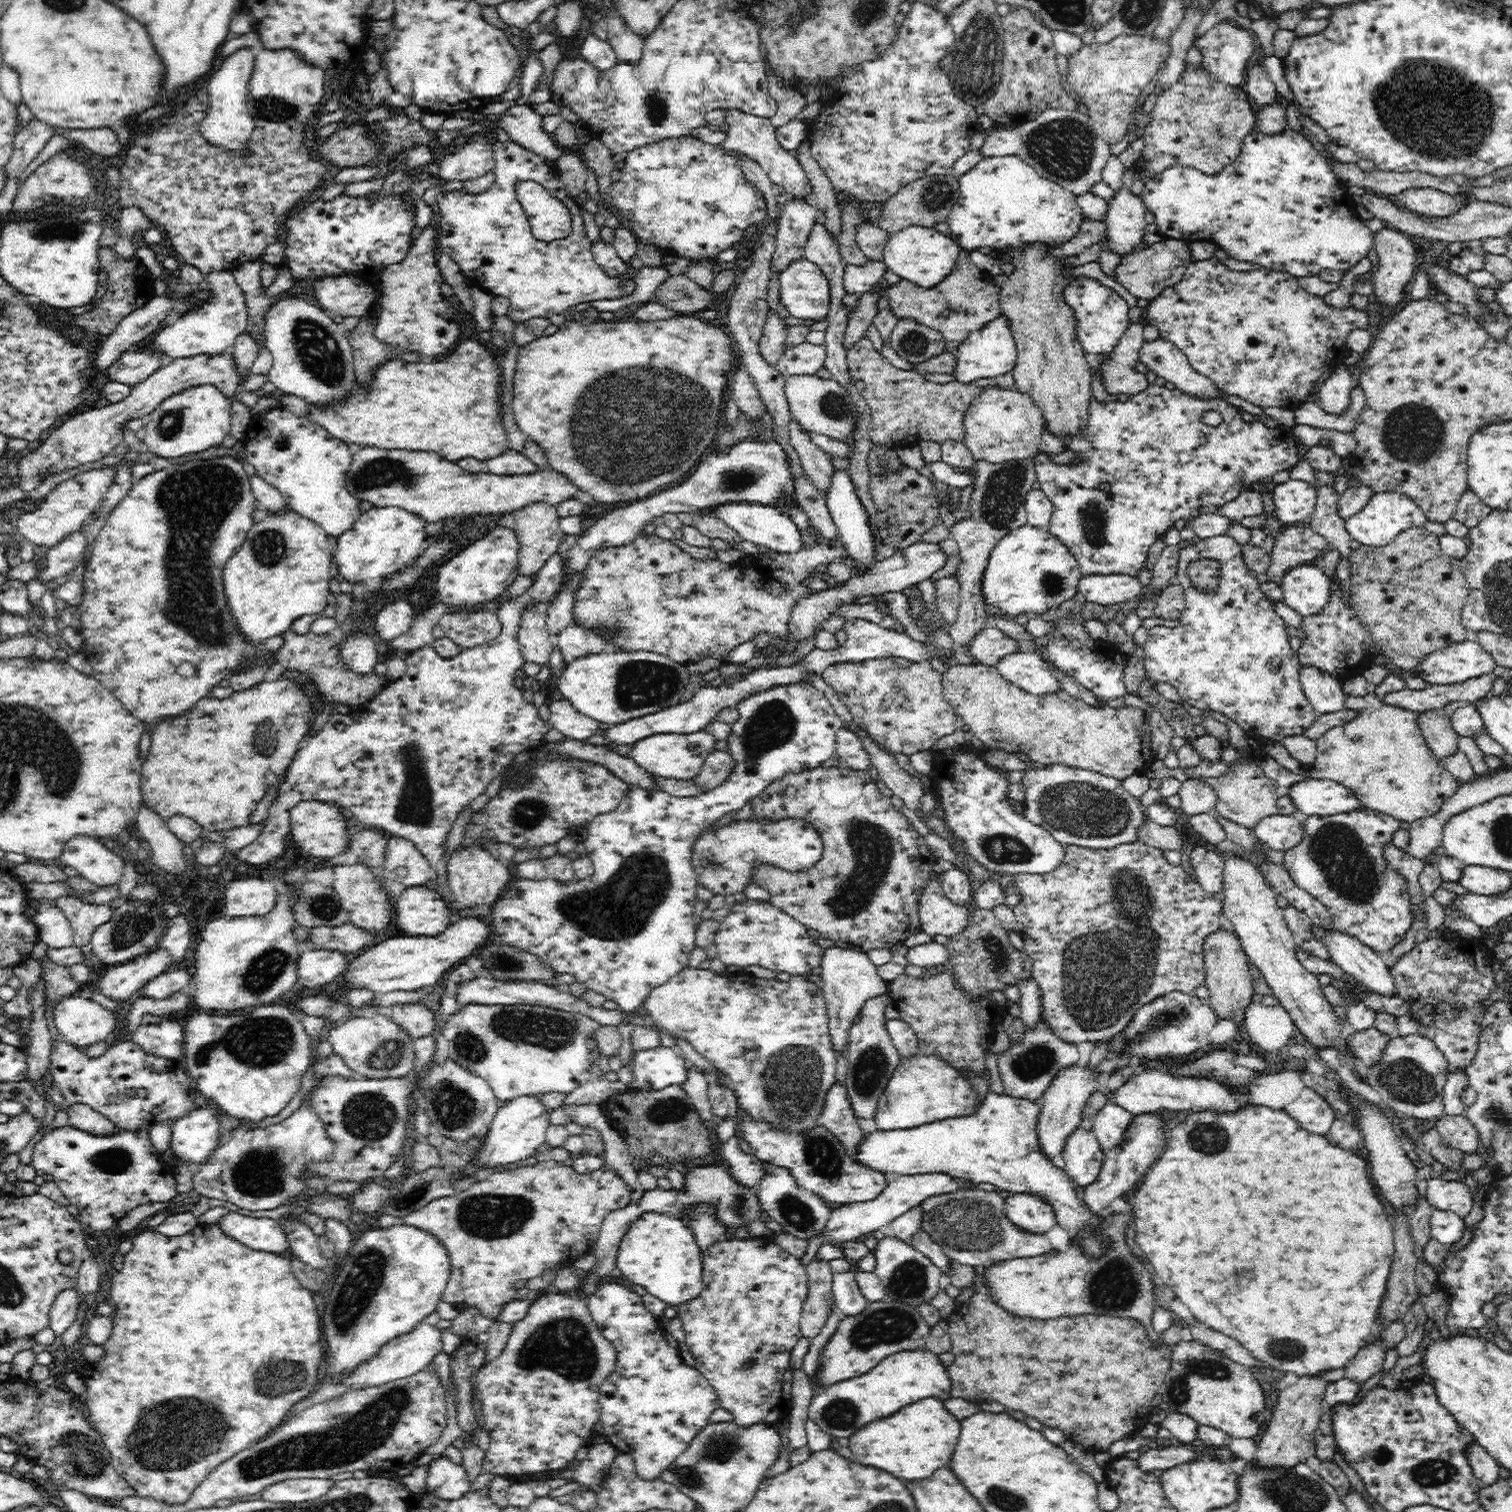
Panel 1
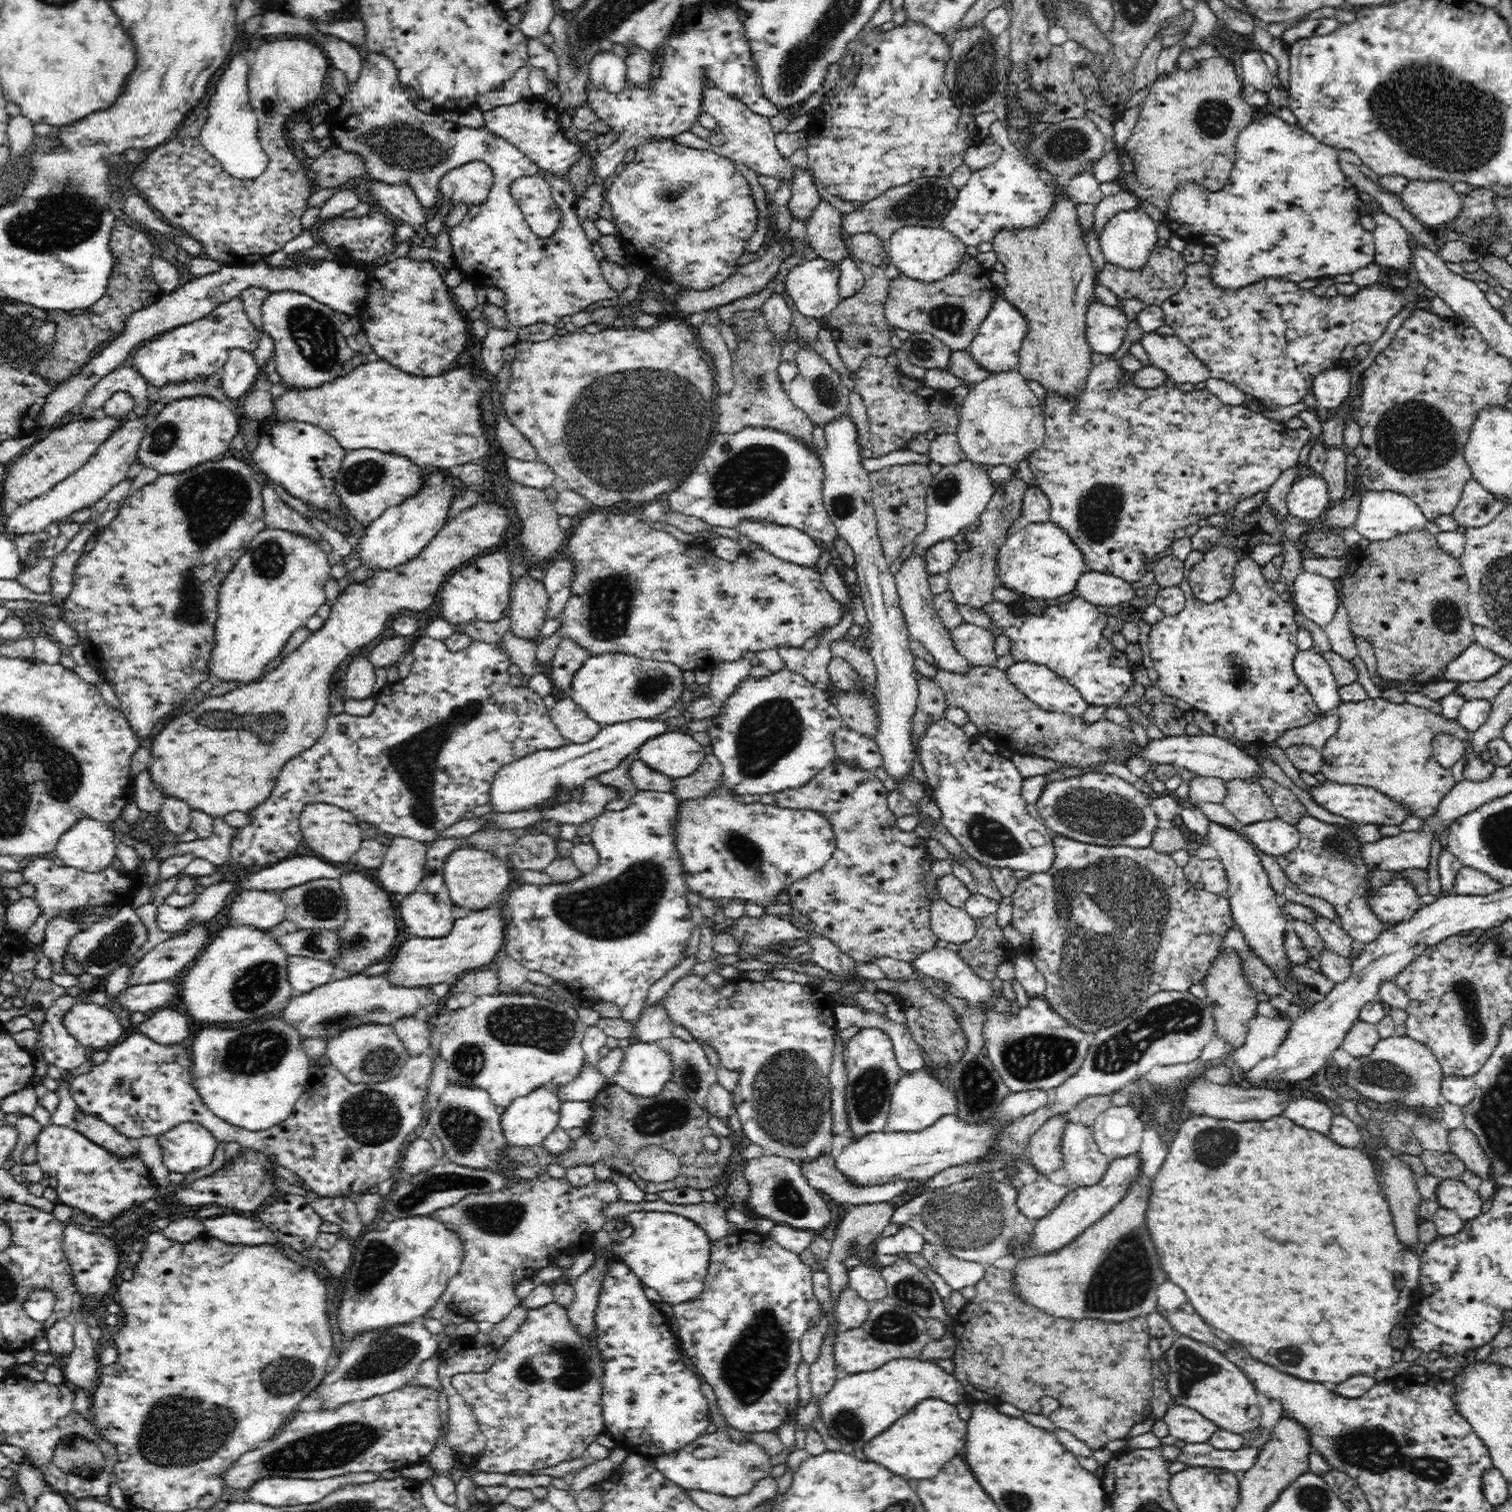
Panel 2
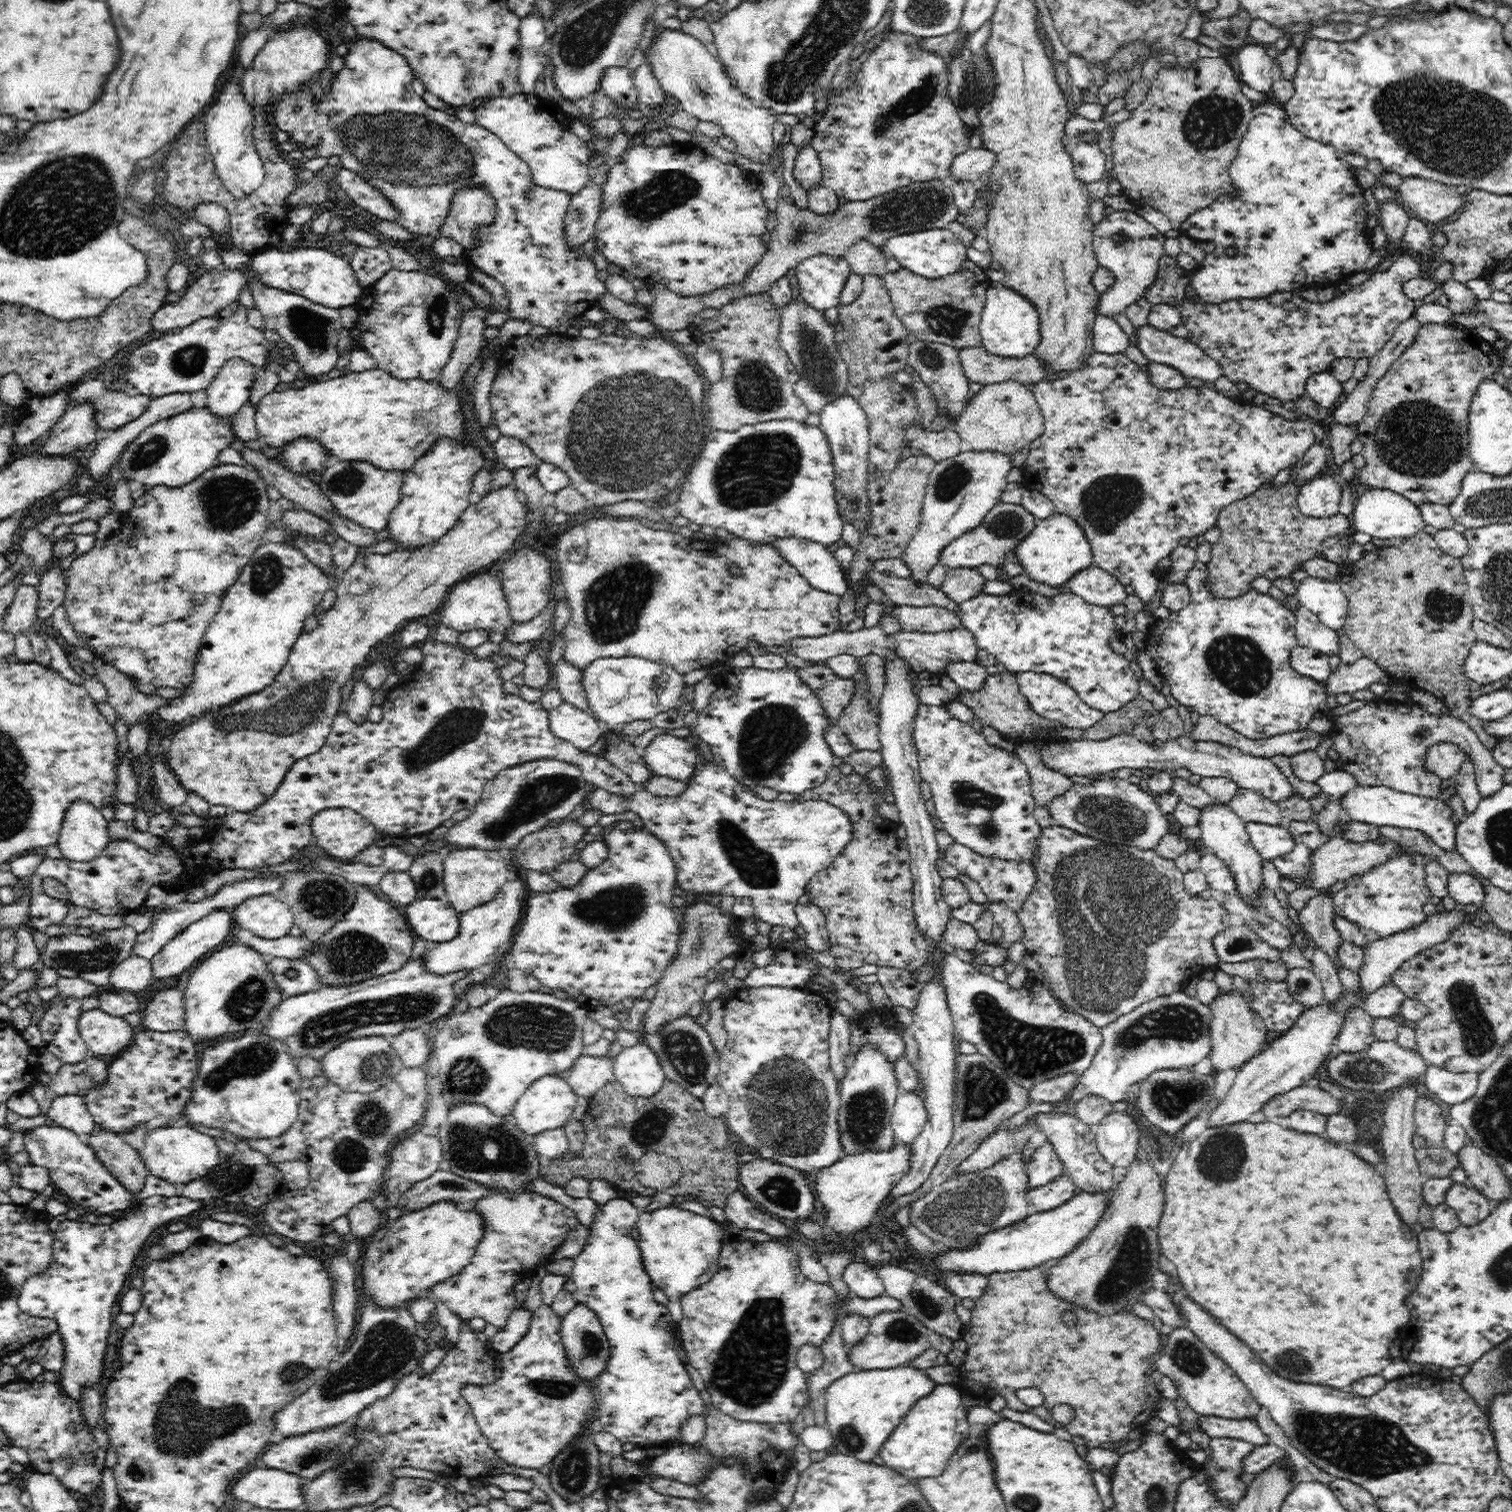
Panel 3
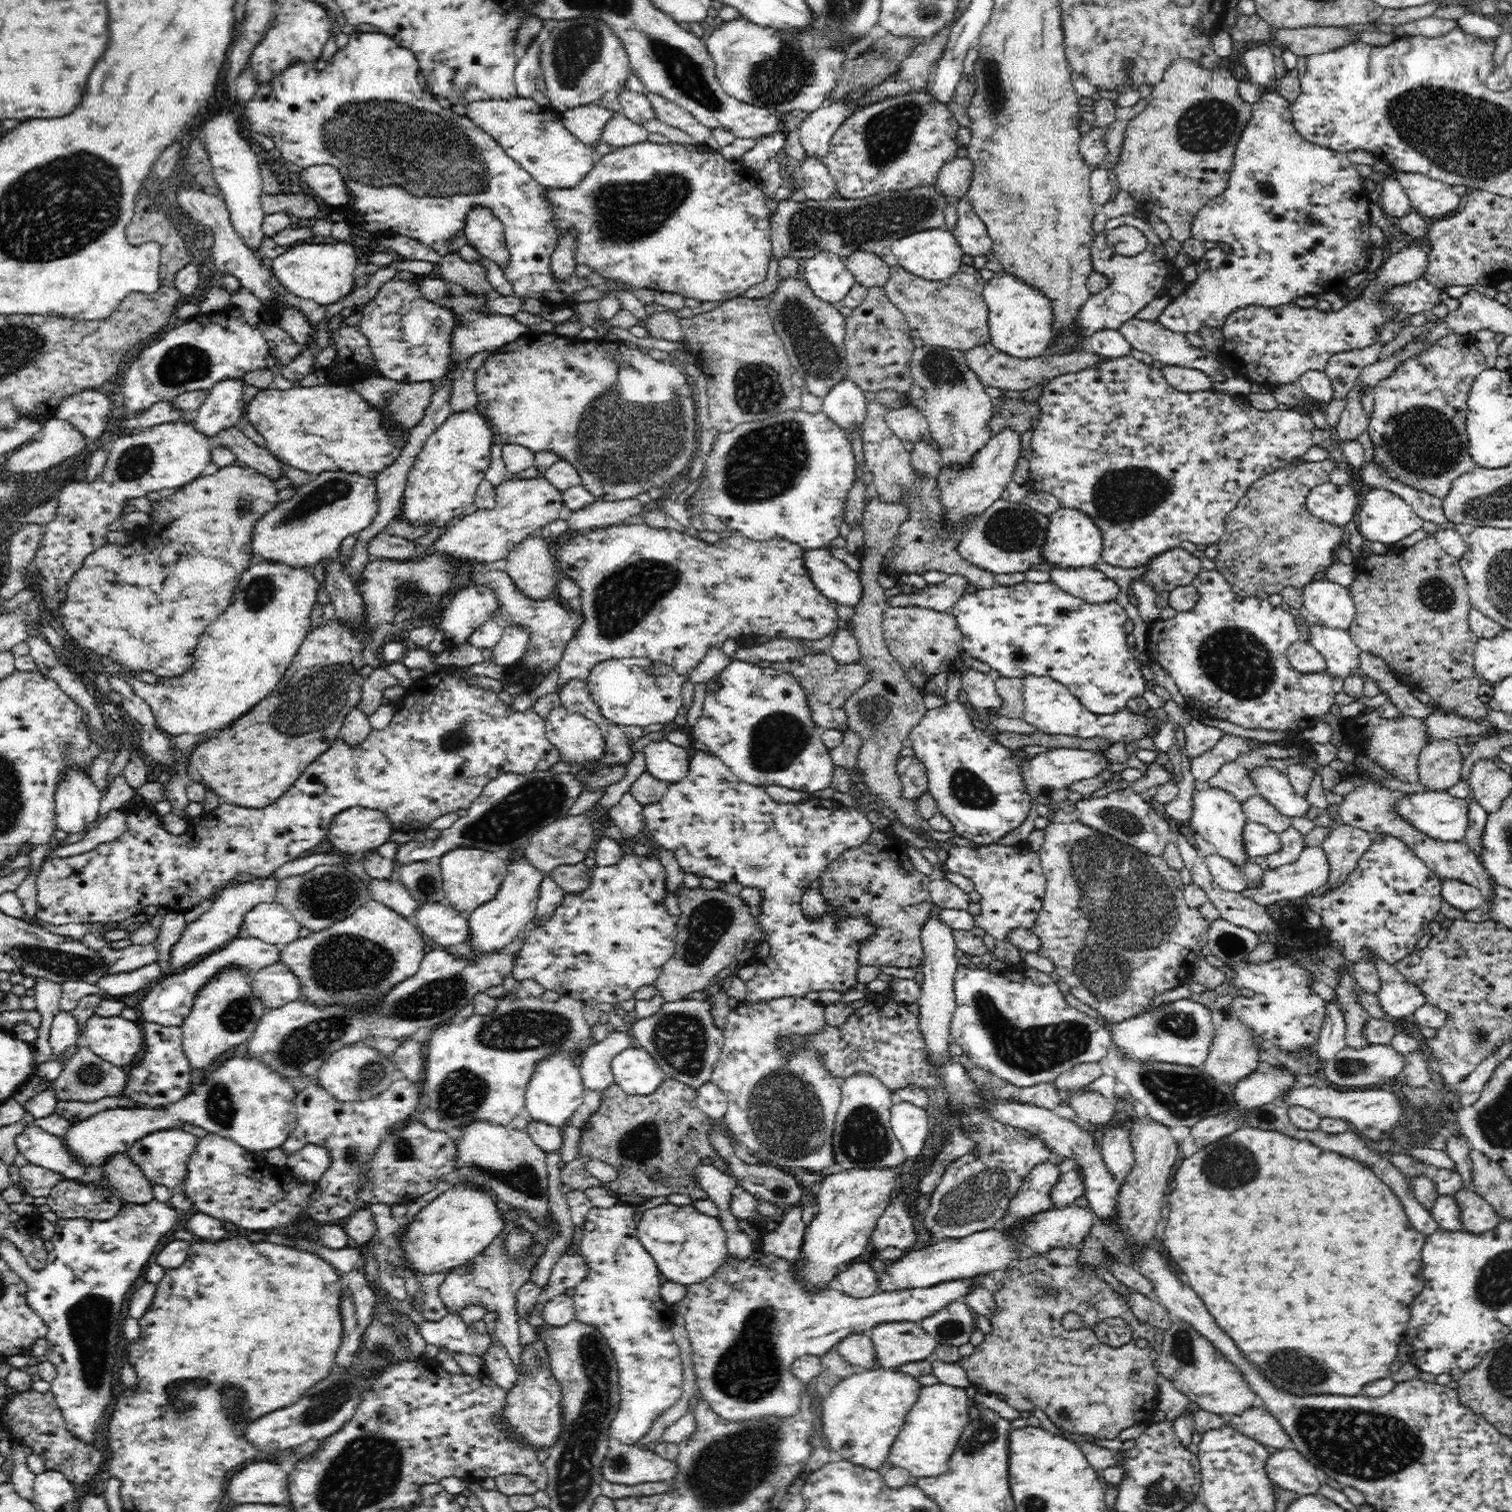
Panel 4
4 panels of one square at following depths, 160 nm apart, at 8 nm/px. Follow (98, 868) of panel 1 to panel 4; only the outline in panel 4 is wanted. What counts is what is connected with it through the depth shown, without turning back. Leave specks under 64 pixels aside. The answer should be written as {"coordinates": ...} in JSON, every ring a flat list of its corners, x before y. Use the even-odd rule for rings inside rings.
{"coordinates":[[70,767,55,796,57,828,68,834,92,830,103,796,82,767]]}

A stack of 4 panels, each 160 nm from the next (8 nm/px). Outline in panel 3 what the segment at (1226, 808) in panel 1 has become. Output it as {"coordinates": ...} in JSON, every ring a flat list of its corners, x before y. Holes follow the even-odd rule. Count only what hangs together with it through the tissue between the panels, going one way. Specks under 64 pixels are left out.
{"coordinates":[[1240,789,1228,807,1245,823,1262,823,1285,826,1280,807,1259,793,1249,789]]}

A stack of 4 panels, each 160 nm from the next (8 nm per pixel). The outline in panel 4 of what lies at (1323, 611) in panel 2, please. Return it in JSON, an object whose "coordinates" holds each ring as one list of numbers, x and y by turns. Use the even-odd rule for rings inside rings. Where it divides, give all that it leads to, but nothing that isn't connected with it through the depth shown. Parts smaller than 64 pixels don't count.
{"coordinates":[[1328,580,1312,581,1303,588,1303,606,1330,628,1348,631,1356,607,1348,588]]}

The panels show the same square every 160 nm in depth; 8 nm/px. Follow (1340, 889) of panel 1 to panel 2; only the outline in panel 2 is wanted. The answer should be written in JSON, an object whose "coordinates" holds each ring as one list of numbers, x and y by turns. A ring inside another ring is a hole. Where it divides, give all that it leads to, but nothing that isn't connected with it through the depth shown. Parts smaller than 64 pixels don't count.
{"coordinates":[[1308,814,1302,816,1296,827,1299,832,1299,843,1288,854,1278,856,1278,864,1302,892,1330,903,1335,914,1338,915,1341,928,1351,937,1355,947,1361,947,1378,939,1382,932,1396,926,1396,922,1381,920,1377,913,1373,912,1372,904,1369,904,1372,897,1377,895,1374,888,1370,888,1370,876,1374,876,1374,870,1378,868,1368,868,1365,865,1361,857,1362,840,1350,831,1350,824,1329,824,1326,820,1318,820]]}

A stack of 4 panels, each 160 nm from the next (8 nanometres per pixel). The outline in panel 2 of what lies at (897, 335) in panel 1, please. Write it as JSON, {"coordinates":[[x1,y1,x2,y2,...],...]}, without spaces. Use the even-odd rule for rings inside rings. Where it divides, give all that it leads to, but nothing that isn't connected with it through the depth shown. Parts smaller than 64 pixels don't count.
{"coordinates":[[912,332,901,349,912,365,934,370,948,370,953,350,928,332]]}

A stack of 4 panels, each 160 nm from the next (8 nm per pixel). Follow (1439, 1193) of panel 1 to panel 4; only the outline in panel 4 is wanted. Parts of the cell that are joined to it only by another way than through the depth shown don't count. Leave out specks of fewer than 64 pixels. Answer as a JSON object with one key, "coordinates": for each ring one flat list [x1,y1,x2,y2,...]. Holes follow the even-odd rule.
{"coordinates":[[1469,1187,1454,1194,1460,1210,1462,1230,1470,1233,1488,1232,1501,1220,1501,1216,1482,1196]]}

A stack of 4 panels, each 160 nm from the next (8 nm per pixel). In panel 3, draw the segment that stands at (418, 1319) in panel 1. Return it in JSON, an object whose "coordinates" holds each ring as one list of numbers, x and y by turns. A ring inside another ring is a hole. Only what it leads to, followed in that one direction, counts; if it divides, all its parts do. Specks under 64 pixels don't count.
{"coordinates":[[436,1202,436,1204,432,1204,432,1206,428,1206,422,1210,402,1215,398,1218,398,1222,390,1228,390,1232,388,1232,388,1234,384,1234,384,1238,382,1238,380,1242,370,1244,370,1246,368,1246,368,1250,366,1250,366,1254,364,1254,364,1262,362,1262,364,1294,366,1294,366,1298,368,1298,368,1300,374,1300,374,1302,368,1303,376,1303,378,1307,390,1307,391,1309,394,1307,404,1306,404,1304,408,1304,408,1302,410,1302,410,1300,414,1300,414,1298,422,1298,424,1297,424,1294,428,1296,428,1292,430,1292,433,1286,444,1282,446,1279,452,1278,452,1276,456,1276,456,1274,459,1274,468,1264,470,1264,471,1258,474,1256,475,1248,478,1246,478,1242,482,1240,482,1224,482,1215,478,1215,478,1211,471,1211,469,1207,456,1205,454,1202]]}

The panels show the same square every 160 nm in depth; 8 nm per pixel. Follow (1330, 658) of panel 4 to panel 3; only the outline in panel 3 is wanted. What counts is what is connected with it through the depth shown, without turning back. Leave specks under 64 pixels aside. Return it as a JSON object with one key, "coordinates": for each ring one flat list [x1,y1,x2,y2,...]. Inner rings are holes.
{"coordinates":[[1301,603,1293,611,1296,619,1296,638,1300,646,1318,650,1328,657,1331,654,1339,654,1340,641,1336,630,1322,624,1320,619]]}

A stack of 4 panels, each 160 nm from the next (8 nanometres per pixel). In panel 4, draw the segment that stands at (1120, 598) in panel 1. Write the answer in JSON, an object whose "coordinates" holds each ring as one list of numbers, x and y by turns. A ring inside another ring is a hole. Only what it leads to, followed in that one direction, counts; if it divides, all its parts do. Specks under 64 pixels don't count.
{"coordinates":[[1092,567,1051,569,1049,574,1051,581,1064,592,1069,592,1090,604,1110,602,1120,595,1121,589,1116,581,1099,569]]}

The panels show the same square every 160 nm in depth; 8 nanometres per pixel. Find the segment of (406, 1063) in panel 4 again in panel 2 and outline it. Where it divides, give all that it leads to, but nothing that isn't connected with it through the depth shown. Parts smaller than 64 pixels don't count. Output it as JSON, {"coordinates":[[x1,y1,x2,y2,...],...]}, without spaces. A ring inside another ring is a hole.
{"coordinates":[[415,1016,401,1018,393,1024,395,1033,412,1057,419,1053,431,1052,430,1031,434,1023,427,1023]]}

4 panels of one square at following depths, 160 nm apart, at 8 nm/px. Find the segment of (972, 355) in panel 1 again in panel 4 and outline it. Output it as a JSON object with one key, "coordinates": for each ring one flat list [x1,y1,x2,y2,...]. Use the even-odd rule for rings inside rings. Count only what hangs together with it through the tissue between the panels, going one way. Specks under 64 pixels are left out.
{"coordinates":[[1003,271,996,272,986,281,982,296,989,309,987,326,990,327,990,342,994,348,1019,359,1036,358,1046,352,1055,337,1051,326,1054,321,1053,308,1046,295]]}

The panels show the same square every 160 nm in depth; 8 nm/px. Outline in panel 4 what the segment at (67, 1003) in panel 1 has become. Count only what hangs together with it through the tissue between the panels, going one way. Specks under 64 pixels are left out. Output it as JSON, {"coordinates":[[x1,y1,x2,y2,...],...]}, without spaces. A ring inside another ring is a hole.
{"coordinates":[[93,1014,86,1021,83,1035,91,1051,114,1066,130,1066,138,1052,142,1052,142,1031,138,1022,120,1015,104,1017]]}

